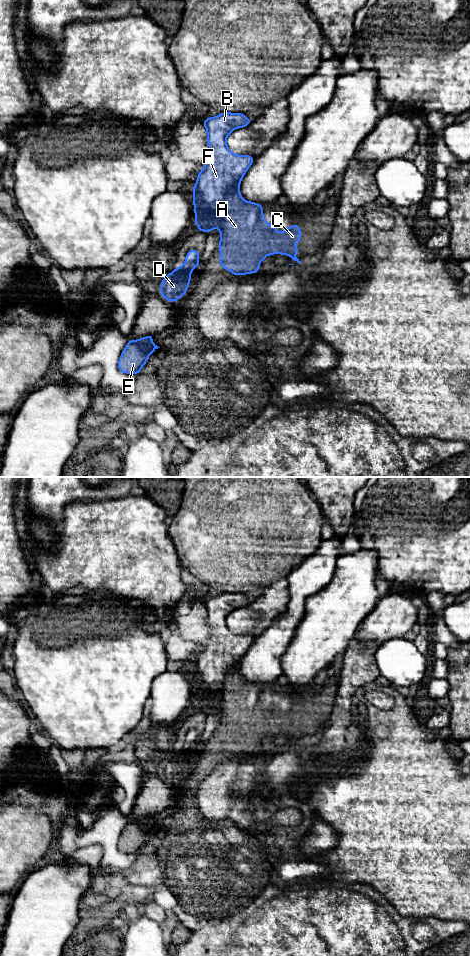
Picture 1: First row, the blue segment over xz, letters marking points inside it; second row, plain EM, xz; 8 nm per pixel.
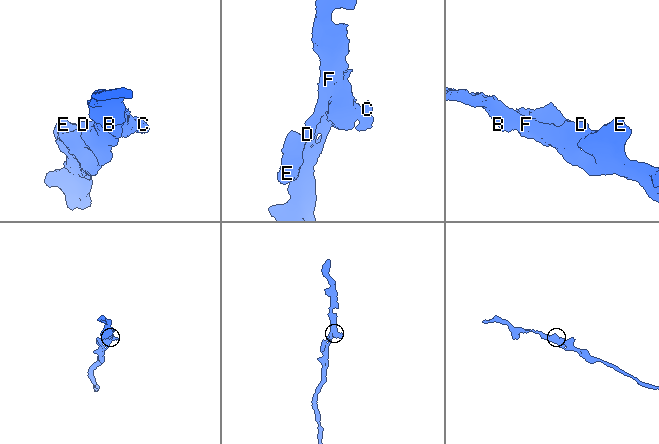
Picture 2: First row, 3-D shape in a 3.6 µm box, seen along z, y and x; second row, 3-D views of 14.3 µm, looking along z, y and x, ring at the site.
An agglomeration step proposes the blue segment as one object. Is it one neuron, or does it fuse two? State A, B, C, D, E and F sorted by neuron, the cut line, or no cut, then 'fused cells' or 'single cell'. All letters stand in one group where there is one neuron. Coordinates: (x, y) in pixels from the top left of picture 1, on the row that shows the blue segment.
A C / B D E F; cut in xz along (237, 185), (230, 190), (226, 209), (219, 215), (216, 225); fused cells

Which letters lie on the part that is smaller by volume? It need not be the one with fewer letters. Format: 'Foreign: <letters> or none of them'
Foreign: A, C

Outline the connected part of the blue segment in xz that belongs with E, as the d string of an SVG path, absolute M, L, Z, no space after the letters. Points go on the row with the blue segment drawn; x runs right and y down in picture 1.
M153 334L138 340L129 339L118 361L122 373L137 375L147 363L149 355L160 348L152 342L152 336Z

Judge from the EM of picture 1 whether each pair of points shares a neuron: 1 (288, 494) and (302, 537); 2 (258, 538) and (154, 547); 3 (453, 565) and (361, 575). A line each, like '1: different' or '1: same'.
1: same
2: different
3: different

